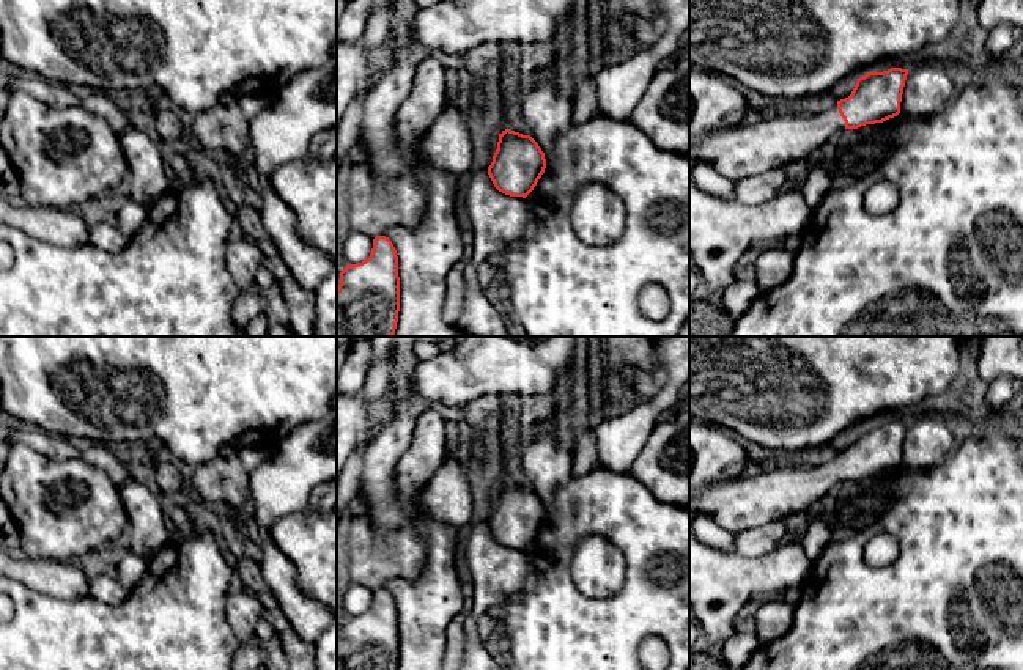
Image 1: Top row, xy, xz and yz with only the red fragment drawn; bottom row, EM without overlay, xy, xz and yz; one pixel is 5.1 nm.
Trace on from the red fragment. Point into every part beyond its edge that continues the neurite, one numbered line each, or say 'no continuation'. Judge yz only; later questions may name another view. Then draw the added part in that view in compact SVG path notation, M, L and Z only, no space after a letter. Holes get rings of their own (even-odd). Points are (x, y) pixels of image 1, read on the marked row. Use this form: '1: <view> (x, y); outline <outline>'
1: yz (773, 142); outline M837 104L817 115L790 112L763 116L737 131L689 142L689 167L710 162L718 173L737 182L820 154L842 129L845 121Z

